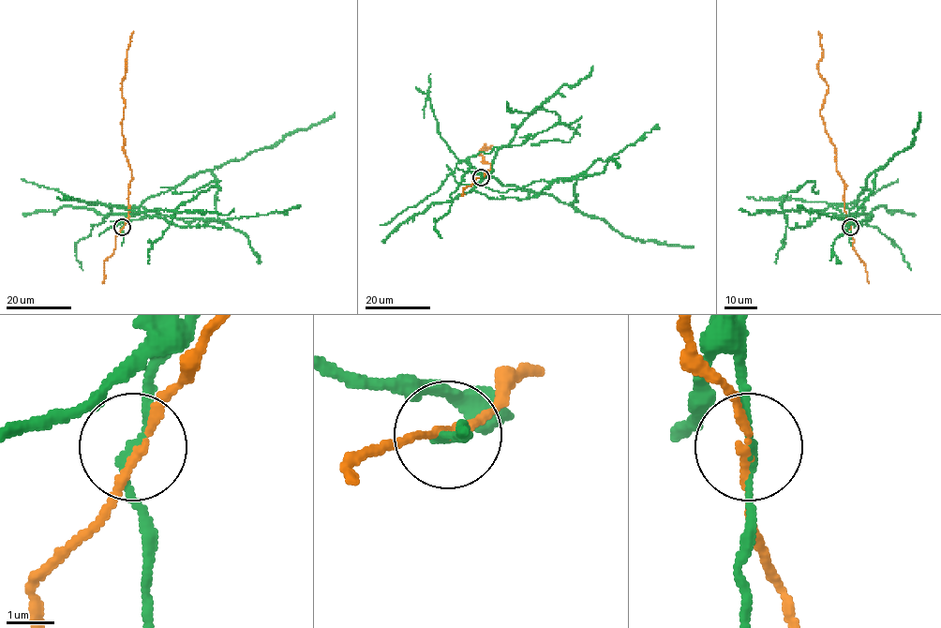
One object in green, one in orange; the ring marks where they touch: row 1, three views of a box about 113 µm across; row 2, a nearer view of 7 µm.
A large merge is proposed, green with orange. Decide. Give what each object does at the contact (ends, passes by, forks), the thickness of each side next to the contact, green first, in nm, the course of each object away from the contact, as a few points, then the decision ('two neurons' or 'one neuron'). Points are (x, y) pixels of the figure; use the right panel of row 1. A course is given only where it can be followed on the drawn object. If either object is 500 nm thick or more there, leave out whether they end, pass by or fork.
green passes by; orange passes by; calibres 170 and 160 nm; course green (850, 227), (848, 209), (834, 205), (857, 202), (866, 208), (853, 218), (860, 222), (873, 215), (864, 220); course orange (850, 227), (843, 209), (845, 184), (819, 112), (828, 85), (818, 72), (823, 50), (818, 32); two neurons

